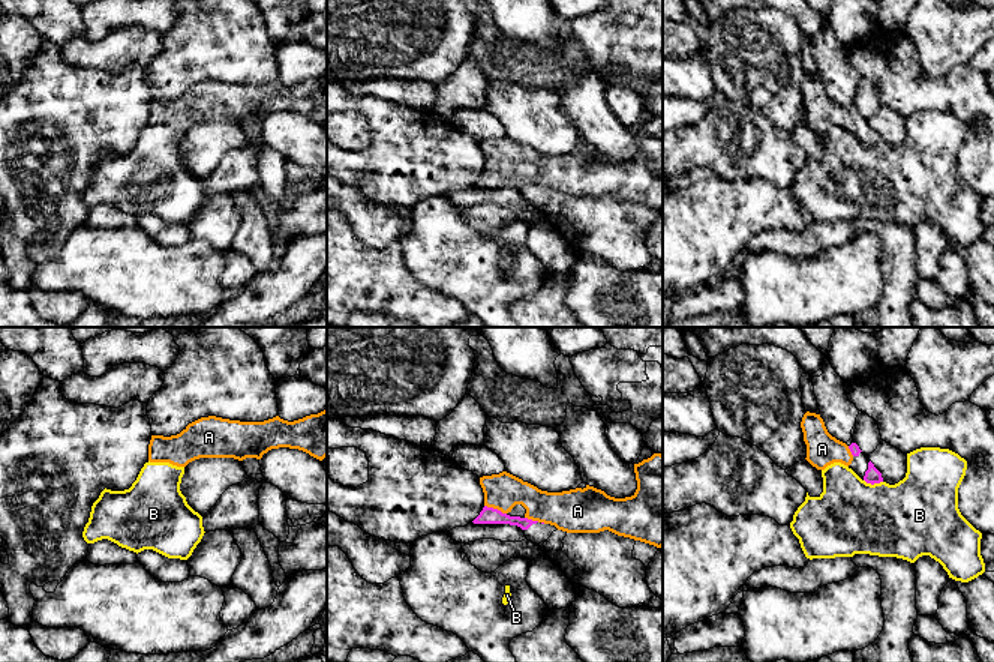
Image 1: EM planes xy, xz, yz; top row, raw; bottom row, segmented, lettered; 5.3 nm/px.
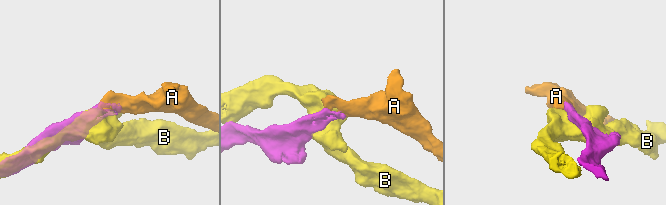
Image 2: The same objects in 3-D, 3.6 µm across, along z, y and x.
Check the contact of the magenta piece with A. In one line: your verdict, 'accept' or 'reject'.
accept

